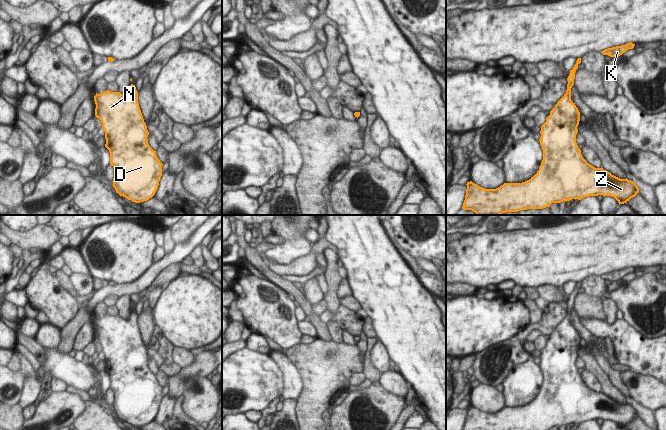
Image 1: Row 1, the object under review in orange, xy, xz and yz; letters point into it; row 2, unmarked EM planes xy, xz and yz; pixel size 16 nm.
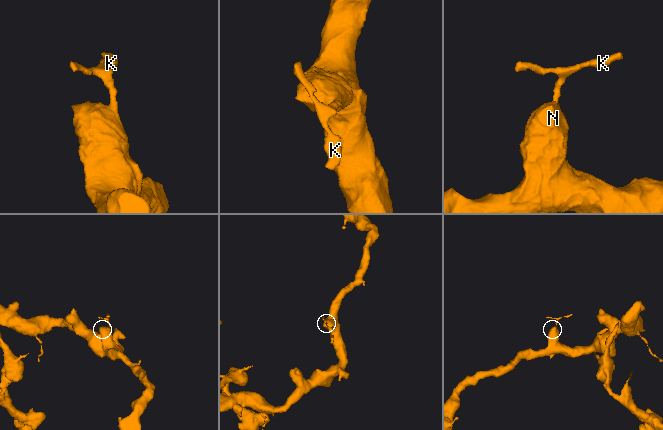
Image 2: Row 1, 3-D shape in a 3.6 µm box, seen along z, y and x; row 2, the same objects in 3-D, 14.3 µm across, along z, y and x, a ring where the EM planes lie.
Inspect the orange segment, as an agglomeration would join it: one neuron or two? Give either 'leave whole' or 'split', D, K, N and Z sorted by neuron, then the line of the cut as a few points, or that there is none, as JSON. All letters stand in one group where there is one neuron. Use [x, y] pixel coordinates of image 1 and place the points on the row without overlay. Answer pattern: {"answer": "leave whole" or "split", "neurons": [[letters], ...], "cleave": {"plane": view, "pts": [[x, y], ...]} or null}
{"answer": "leave whole", "neurons": [["D", "K", "N", "Z"]], "cleave": null}

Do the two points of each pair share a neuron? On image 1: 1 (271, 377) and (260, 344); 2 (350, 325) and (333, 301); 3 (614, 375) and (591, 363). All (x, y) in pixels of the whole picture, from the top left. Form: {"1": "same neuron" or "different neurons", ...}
{"1": "different neurons", "2": "different neurons", "3": "different neurons"}

